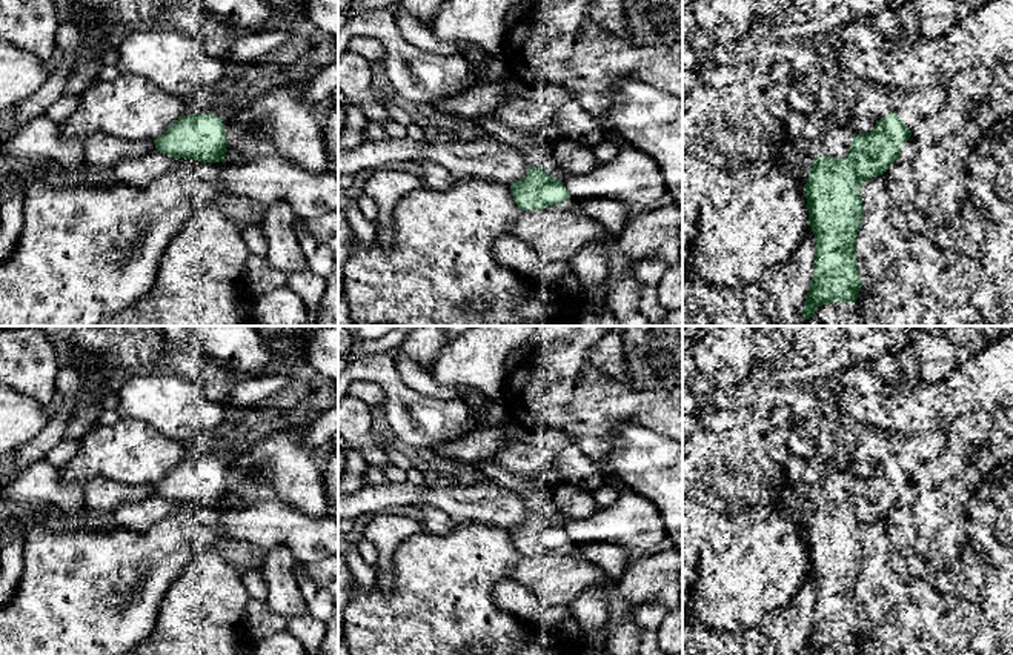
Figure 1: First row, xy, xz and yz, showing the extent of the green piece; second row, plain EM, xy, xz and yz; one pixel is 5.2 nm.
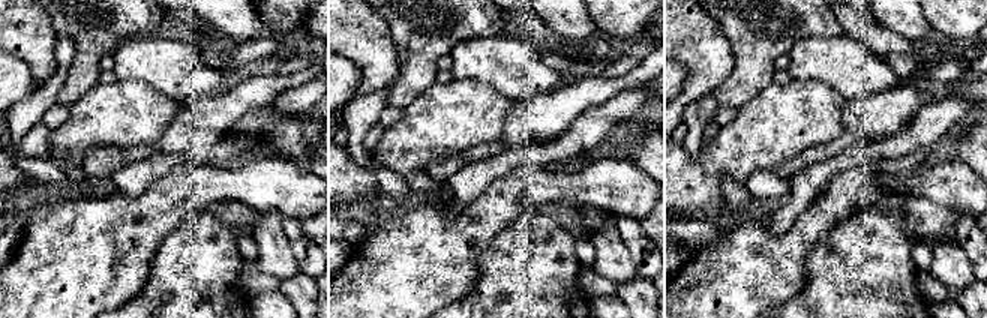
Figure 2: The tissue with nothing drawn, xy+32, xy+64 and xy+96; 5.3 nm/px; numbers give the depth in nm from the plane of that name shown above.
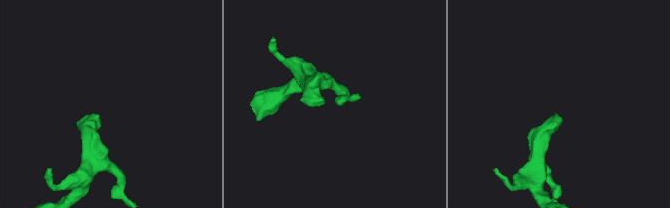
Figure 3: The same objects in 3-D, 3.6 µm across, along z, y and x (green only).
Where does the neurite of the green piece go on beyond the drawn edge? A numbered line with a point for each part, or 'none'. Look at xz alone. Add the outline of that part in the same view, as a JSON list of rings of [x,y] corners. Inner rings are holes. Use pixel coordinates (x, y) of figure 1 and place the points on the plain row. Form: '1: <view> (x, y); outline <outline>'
1: xz (569, 551); outline [[[567,543],[561,549],[544,552],[543,555],[550,555],[558,560],[575,560],[578,558],[578,544]]]

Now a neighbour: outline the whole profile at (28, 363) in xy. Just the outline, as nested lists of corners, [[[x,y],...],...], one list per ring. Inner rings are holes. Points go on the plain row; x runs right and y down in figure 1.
[[[38,326],[0,331],[0,383],[46,404],[55,392],[58,360]]]

